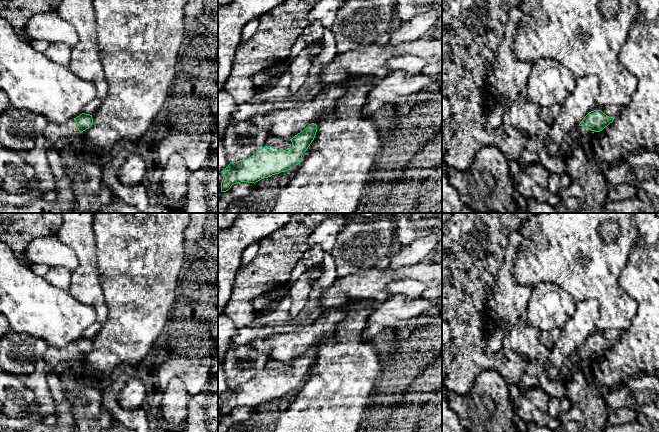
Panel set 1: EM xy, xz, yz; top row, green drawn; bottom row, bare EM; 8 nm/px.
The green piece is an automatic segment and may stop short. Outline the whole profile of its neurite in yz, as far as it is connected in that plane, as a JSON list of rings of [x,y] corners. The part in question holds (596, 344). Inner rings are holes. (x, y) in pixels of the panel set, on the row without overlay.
[[[601,334],[591,335],[580,346],[577,357],[579,359],[589,359],[592,355],[600,356],[613,344],[613,341],[607,340]]]

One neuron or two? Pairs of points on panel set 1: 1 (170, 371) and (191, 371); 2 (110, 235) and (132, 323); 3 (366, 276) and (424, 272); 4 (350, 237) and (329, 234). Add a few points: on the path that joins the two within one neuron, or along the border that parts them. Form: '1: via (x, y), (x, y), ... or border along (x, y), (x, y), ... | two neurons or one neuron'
1: via (175, 371), (186, 371) | one neuron
2: via (129, 257), (132, 301) | one neuron
3: via (380, 279), (403, 272), (410, 272) | one neuron
4: border along (348, 223), (338, 234), (330, 253) | two neurons

